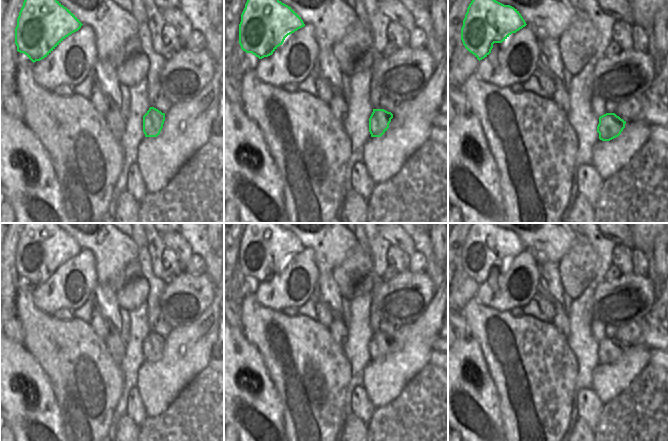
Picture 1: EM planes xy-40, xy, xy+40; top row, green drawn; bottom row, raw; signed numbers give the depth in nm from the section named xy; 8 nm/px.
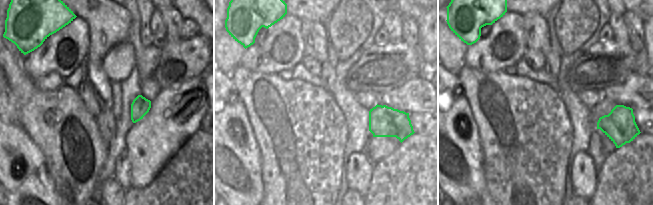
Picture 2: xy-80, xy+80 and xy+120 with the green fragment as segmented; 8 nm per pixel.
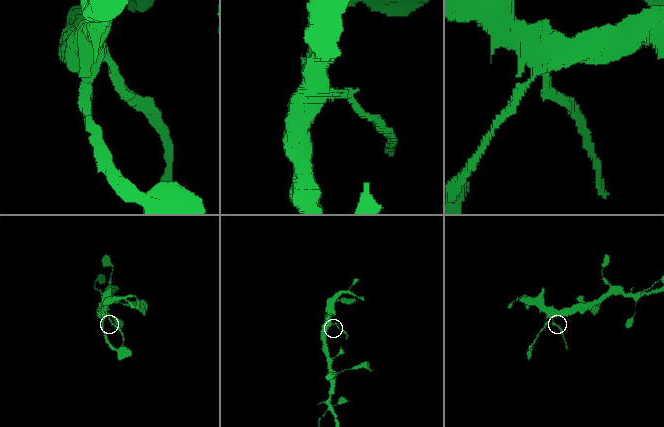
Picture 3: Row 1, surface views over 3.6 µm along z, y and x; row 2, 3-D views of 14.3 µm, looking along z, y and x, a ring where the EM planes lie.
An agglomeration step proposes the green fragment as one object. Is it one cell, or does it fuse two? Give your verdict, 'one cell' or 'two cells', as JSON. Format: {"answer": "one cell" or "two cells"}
{"answer": "two cells"}

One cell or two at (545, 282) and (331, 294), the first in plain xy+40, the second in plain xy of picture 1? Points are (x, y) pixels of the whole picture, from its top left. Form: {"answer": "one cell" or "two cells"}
{"answer": "one cell"}

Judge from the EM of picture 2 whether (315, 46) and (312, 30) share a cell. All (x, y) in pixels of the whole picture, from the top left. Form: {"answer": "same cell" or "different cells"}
{"answer": "same cell"}

